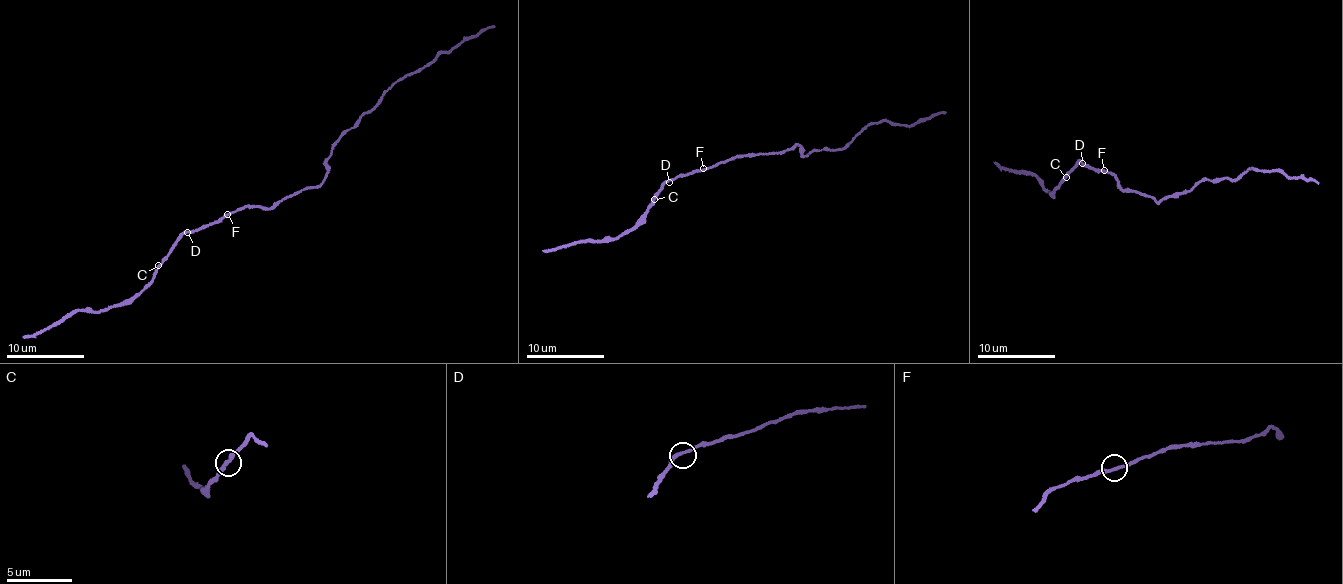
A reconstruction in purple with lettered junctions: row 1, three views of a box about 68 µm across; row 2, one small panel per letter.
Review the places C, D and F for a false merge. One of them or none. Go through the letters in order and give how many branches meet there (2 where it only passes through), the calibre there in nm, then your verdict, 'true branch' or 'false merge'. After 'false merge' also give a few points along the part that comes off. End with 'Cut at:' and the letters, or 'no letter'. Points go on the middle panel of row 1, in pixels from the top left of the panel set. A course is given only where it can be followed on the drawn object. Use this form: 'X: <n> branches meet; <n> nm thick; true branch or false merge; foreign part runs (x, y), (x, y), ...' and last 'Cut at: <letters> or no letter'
C: 2 branches meet; 260 nm thick; true branch
D: 2 branches meet; 240 nm thick; true branch
F: 2 branches meet; 240 nm thick; true branch
Cut at: no letter

